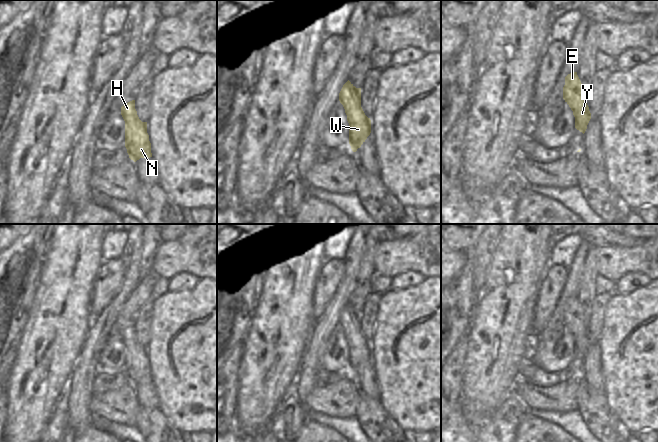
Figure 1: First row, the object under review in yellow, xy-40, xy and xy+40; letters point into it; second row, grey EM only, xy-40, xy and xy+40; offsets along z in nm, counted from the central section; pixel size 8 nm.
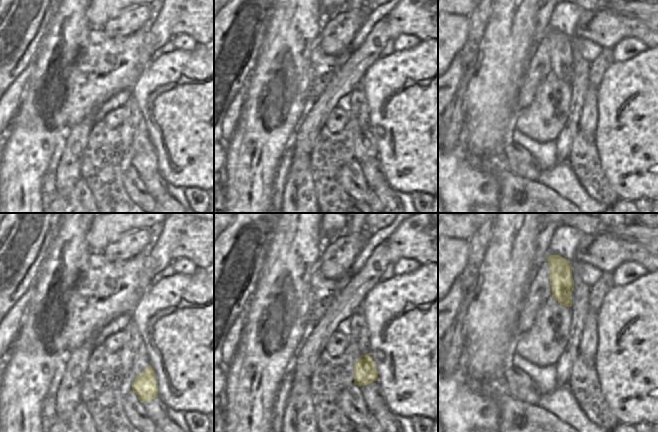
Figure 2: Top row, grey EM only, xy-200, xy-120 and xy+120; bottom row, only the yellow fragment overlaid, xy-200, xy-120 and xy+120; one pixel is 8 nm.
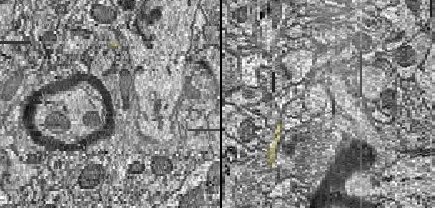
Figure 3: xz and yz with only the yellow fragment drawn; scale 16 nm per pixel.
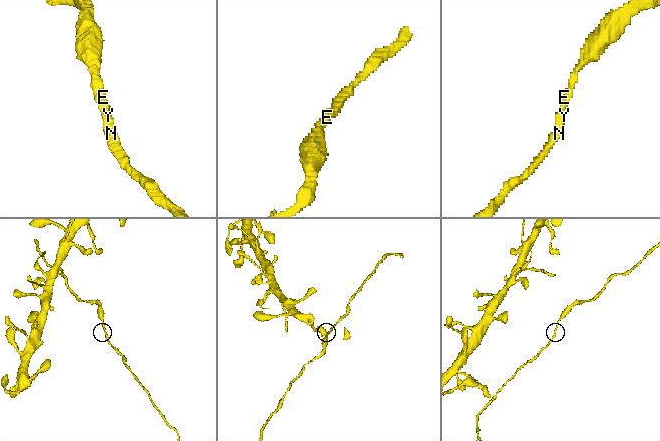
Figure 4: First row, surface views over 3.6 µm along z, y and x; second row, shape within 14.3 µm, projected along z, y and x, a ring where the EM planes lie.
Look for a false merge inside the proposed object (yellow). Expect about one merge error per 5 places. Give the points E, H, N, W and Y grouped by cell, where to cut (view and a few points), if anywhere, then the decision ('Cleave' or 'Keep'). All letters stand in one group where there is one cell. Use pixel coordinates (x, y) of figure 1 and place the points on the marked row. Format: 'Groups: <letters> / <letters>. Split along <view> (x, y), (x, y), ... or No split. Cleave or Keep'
Groups: E H N W Y. No split. Keep.

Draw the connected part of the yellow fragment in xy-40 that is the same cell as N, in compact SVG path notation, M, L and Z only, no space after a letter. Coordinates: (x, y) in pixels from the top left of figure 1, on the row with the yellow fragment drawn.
M135 100L121 107L121 115L125 121L125 147L129 158L136 162L140 158L152 157L147 122L139 119L135 109Z

